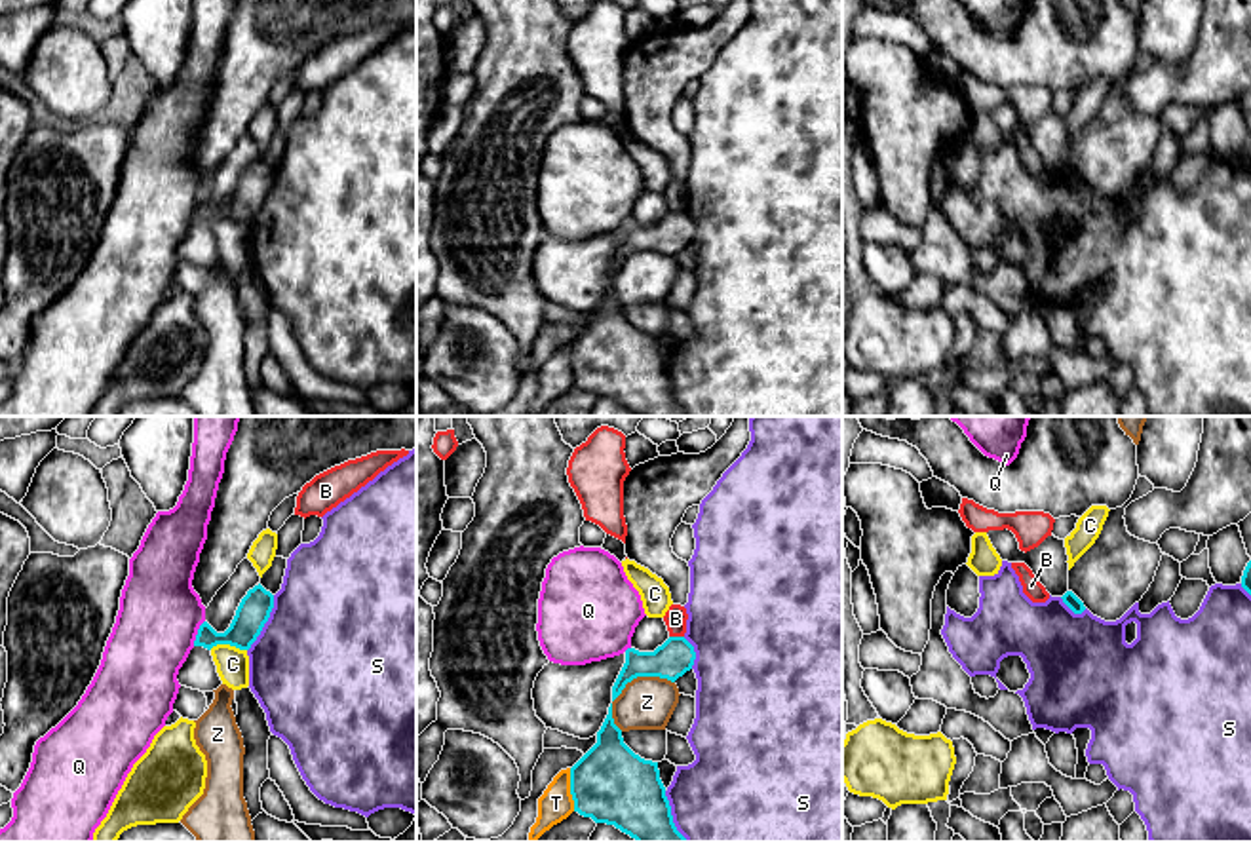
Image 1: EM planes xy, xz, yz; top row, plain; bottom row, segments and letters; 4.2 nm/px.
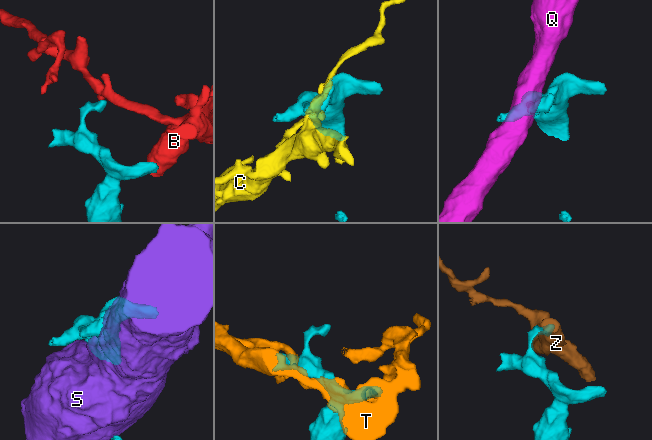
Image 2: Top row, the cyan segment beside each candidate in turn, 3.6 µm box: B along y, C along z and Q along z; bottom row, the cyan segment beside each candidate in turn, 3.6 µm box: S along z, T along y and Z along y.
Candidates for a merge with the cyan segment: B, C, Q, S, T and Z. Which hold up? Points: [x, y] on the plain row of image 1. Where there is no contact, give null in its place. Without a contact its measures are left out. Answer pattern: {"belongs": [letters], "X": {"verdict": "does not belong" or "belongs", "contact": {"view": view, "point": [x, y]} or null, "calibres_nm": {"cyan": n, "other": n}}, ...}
{"belongs": [], "B": {"verdict": "does not belong", "contact": {"view": "xz", "point": [677, 211]}, "calibres_nm": {"cyan": 160, "other": 100}}, "C": {"verdict": "does not belong", "contact": {"view": "xy", "point": [229, 217]}, "calibres_nm": {"cyan": 140, "other": 140}}, "Q": {"verdict": "does not belong", "contact": {"view": "xy", "point": [198, 208]}, "calibres_nm": {"cyan": 140, "other": 340}}, "S": {"verdict": "does not belong", "contact": {"view": "xy", "point": [265, 196]}, "calibres_nm": {"cyan": 140, "other": 500}}, "T": {"verdict": "does not belong", "contact": {"view": "xz", "point": [571, 363]}, "calibres_nm": {"cyan": 320, "other": 140}}, "Z": {"verdict": "does not belong", "contact": {"view": "xz", "point": [630, 255]}, "calibres_nm": {"cyan": 160, "other": 220}}}

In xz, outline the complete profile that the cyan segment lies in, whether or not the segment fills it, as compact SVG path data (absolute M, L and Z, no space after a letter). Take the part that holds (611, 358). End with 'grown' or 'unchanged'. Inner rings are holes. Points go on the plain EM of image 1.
M612 277L597 306L597 317L570 342L570 369L574 386L595 397L614 399L637 416L686 416L677 405L658 336L635 329L614 298Z; unchanged

